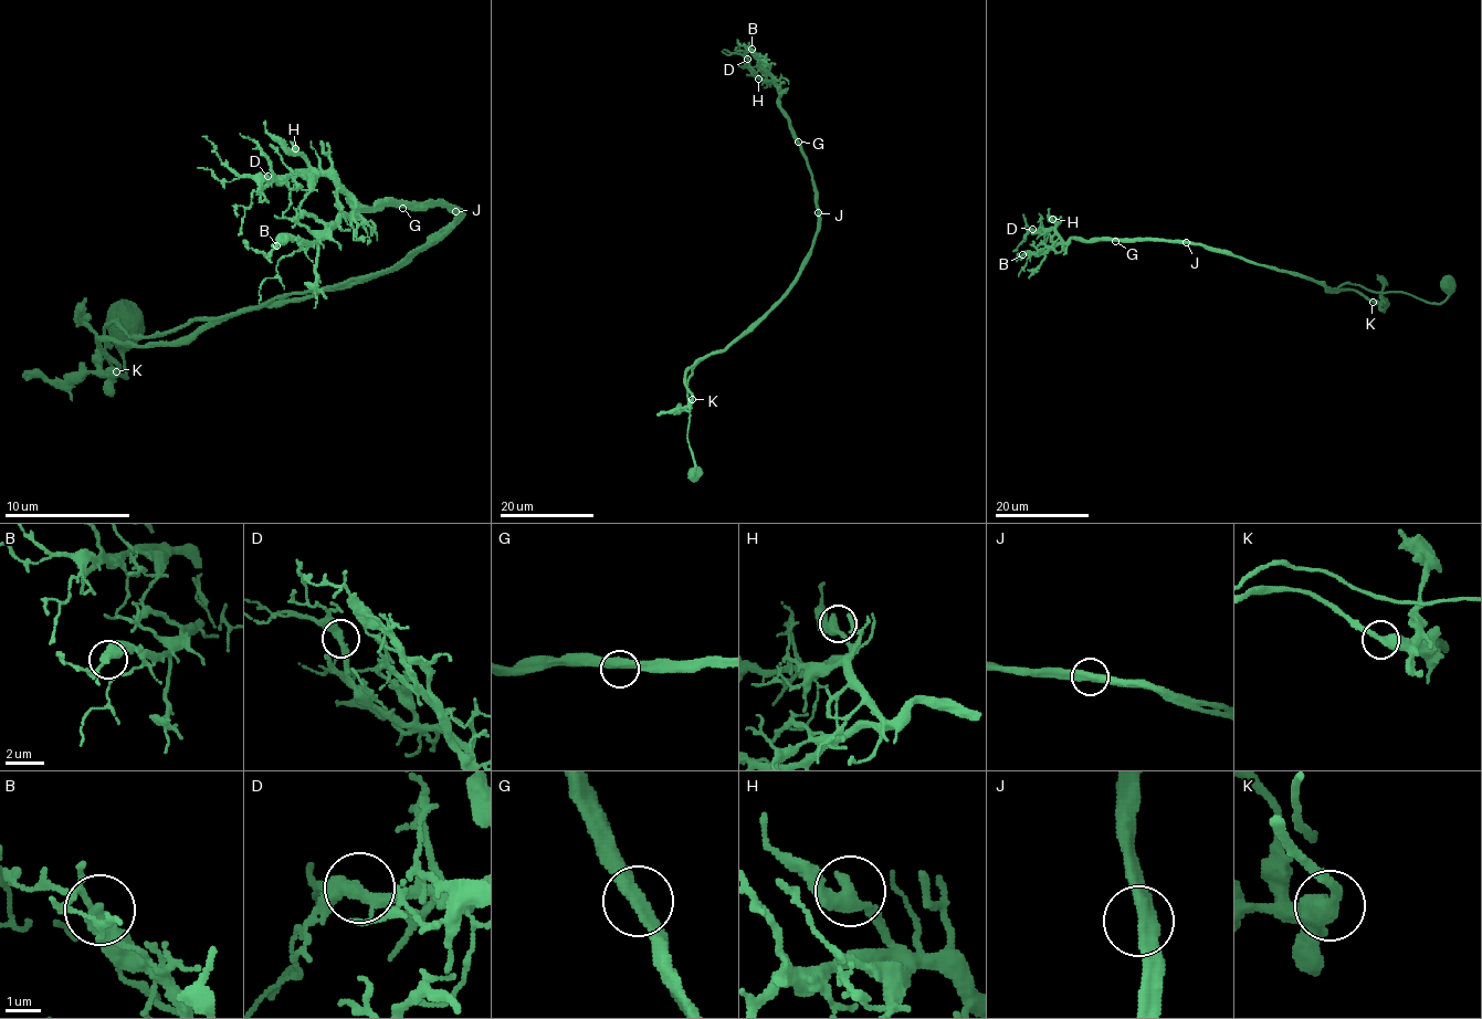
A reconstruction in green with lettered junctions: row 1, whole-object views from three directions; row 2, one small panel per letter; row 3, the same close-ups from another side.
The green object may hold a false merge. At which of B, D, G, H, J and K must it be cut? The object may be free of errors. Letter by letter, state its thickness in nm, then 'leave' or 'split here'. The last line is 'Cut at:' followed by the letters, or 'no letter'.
B: 300 nm | leave
D: 400 nm | leave
G: 400 nm | leave
H: 400 nm | leave
J: 400 nm | leave
K: 400 nm | leave
Cut at: no letter

